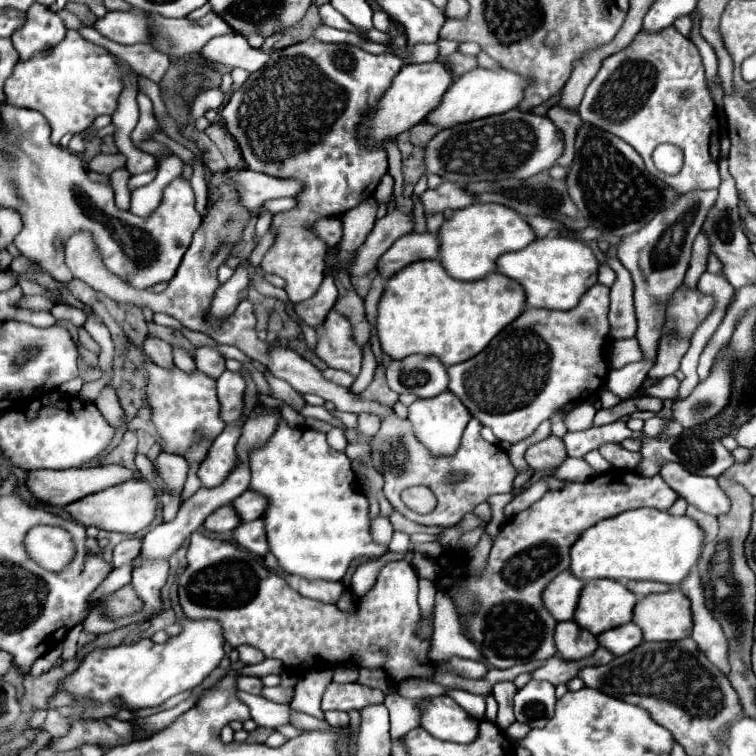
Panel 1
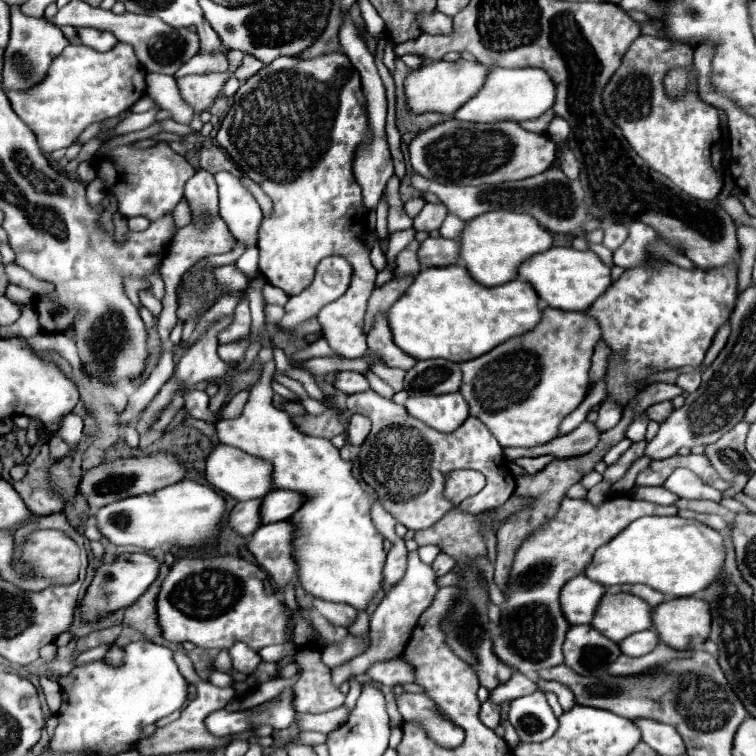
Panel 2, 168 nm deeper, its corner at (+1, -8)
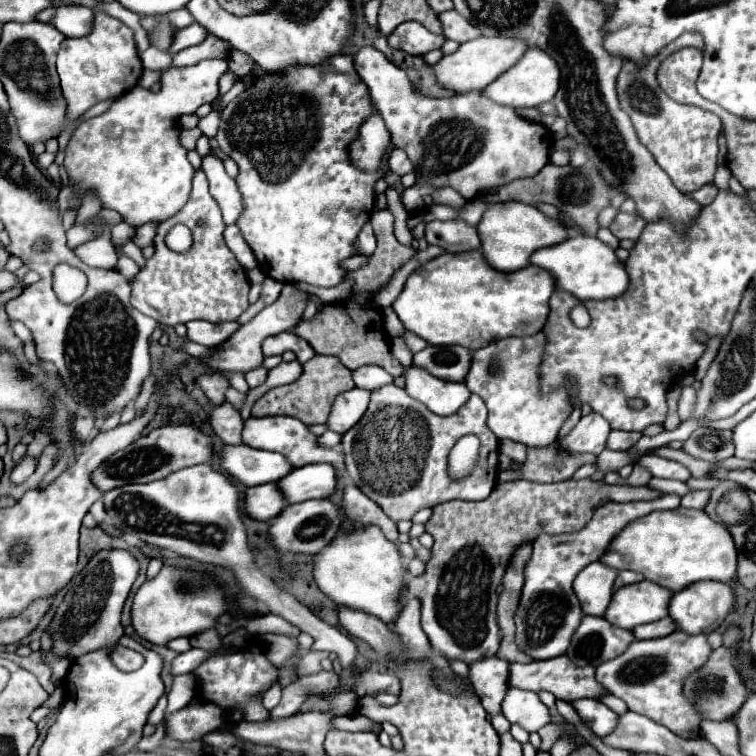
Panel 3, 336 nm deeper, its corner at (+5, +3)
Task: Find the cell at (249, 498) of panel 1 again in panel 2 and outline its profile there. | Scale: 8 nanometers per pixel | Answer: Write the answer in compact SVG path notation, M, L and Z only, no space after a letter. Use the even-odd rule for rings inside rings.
M282 490L268 492L260 504L260 524L286 520L300 508L302 502L304 498L296 492L282 492Z

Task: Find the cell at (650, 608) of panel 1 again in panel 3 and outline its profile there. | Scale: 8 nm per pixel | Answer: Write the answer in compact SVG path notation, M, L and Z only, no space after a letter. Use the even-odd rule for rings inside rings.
M698 581L684 591L678 591L670 599L670 617L676 621L678 629L688 635L700 635L716 631L722 621L732 613L736 607L736 591L730 583L722 581Z

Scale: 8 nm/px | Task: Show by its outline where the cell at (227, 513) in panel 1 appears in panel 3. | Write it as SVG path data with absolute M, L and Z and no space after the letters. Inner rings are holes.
M266 483L266 485L256 485L246 491L246 513L252 519L260 521L270 521L284 509L286 501L284 495L280 493L276 483Z

